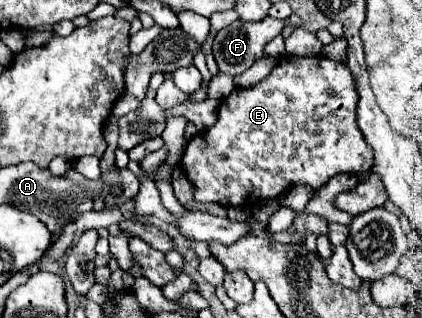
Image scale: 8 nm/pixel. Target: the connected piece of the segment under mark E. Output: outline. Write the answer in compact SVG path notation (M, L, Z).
M322 55L284 57L264 81L250 89L236 87L226 99L222 99L218 121L188 141L182 157L182 169L194 187L194 199L200 203L250 209L250 205L280 197L286 189L296 185L320 189L338 173L360 175L370 171L372 149L358 129L356 105L358 93L346 63L338 63Z

